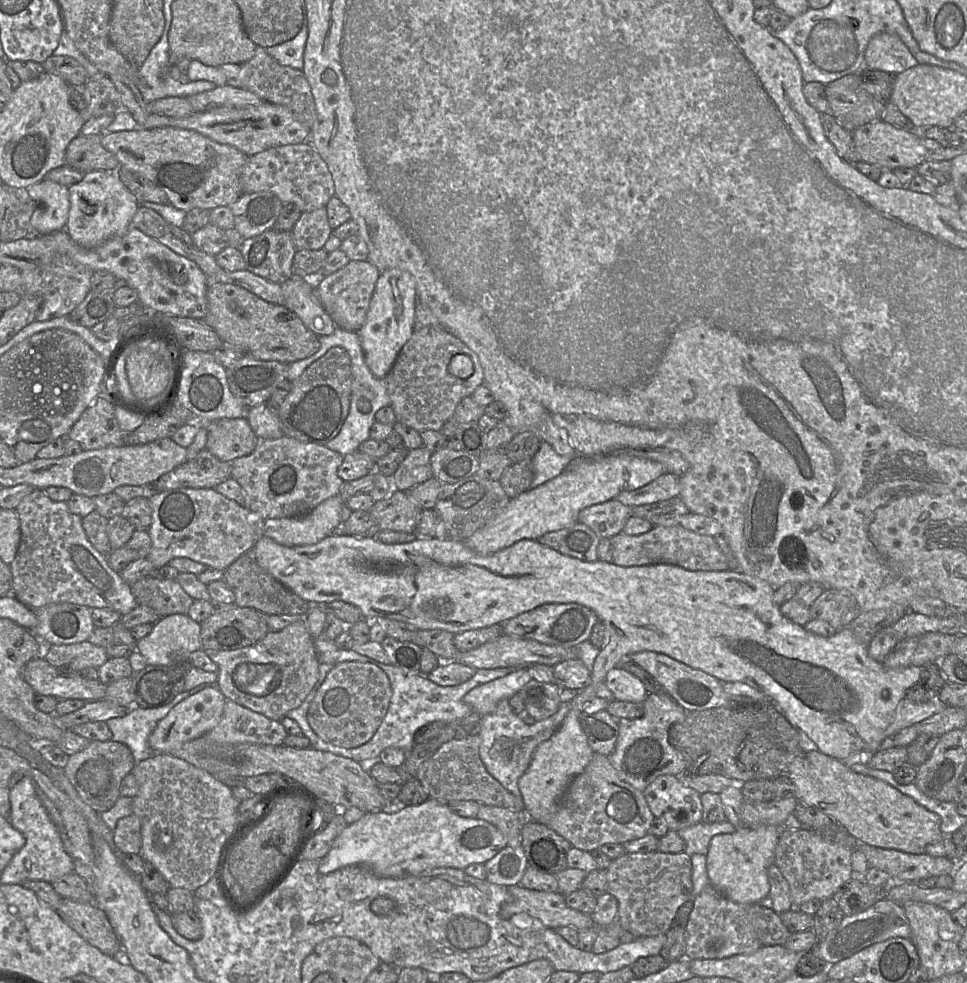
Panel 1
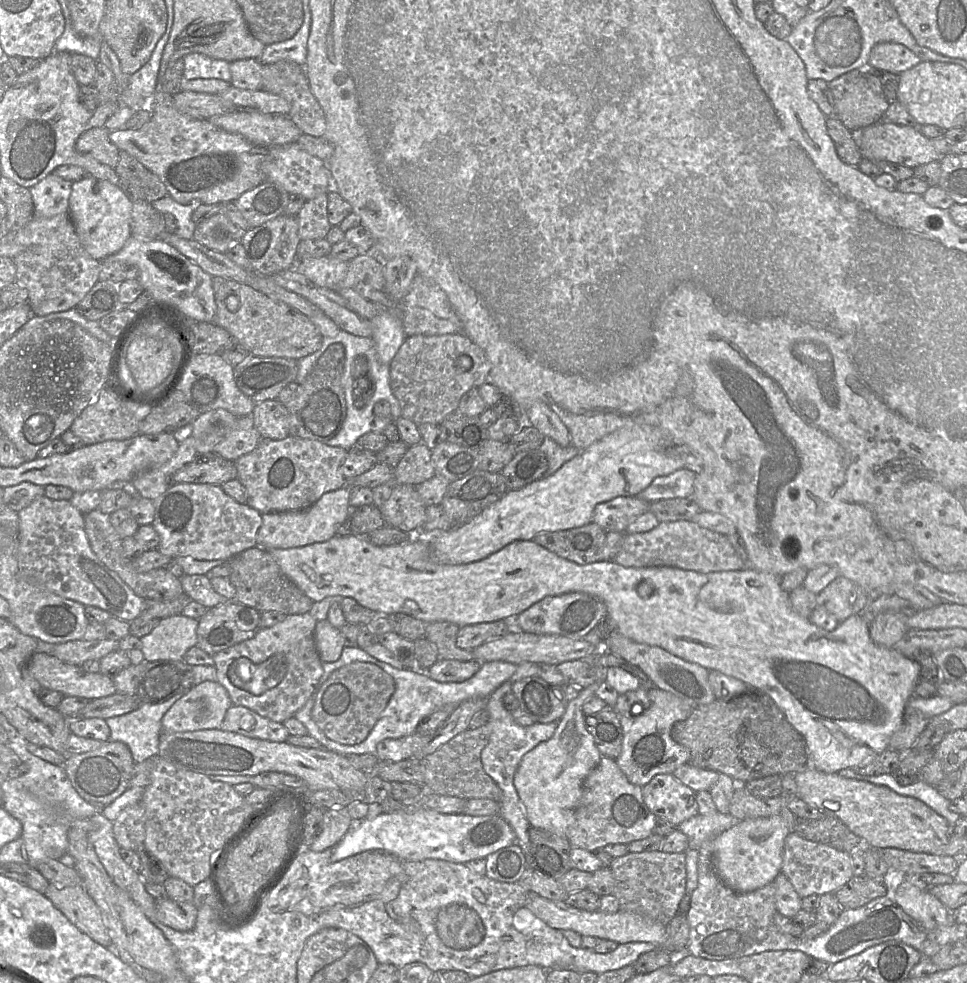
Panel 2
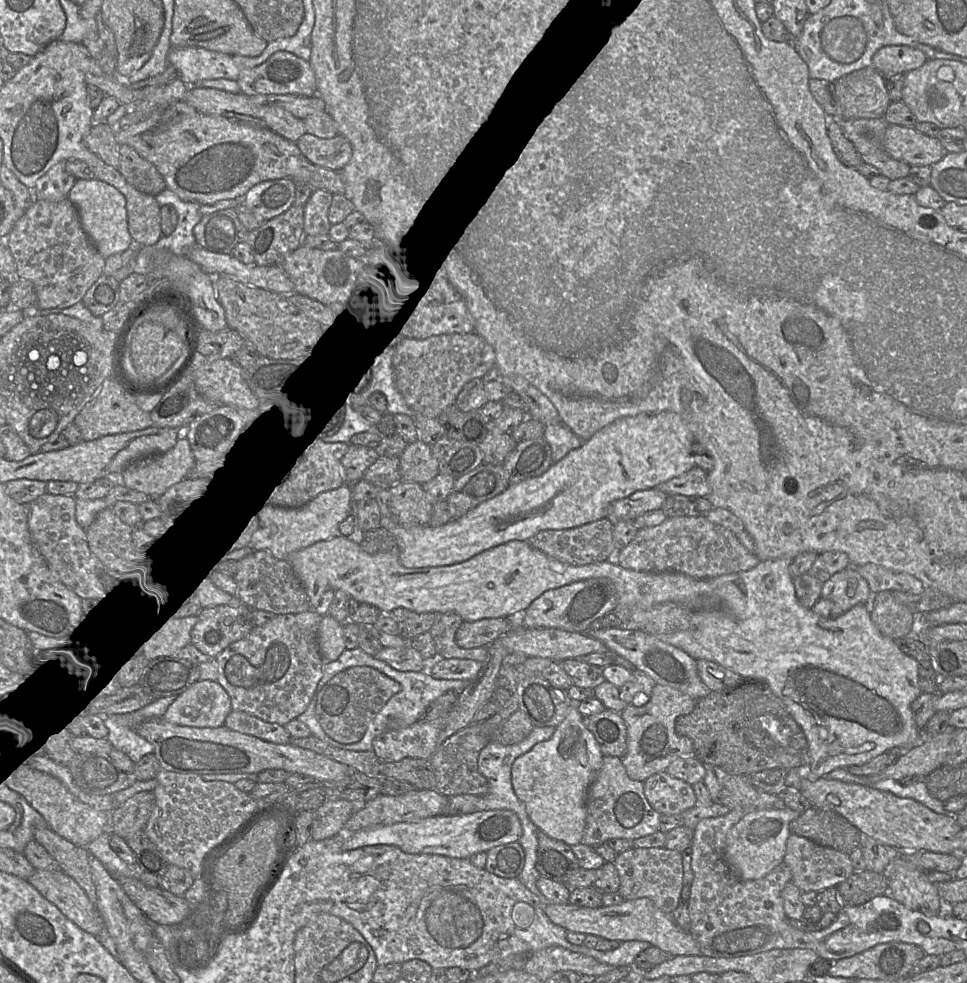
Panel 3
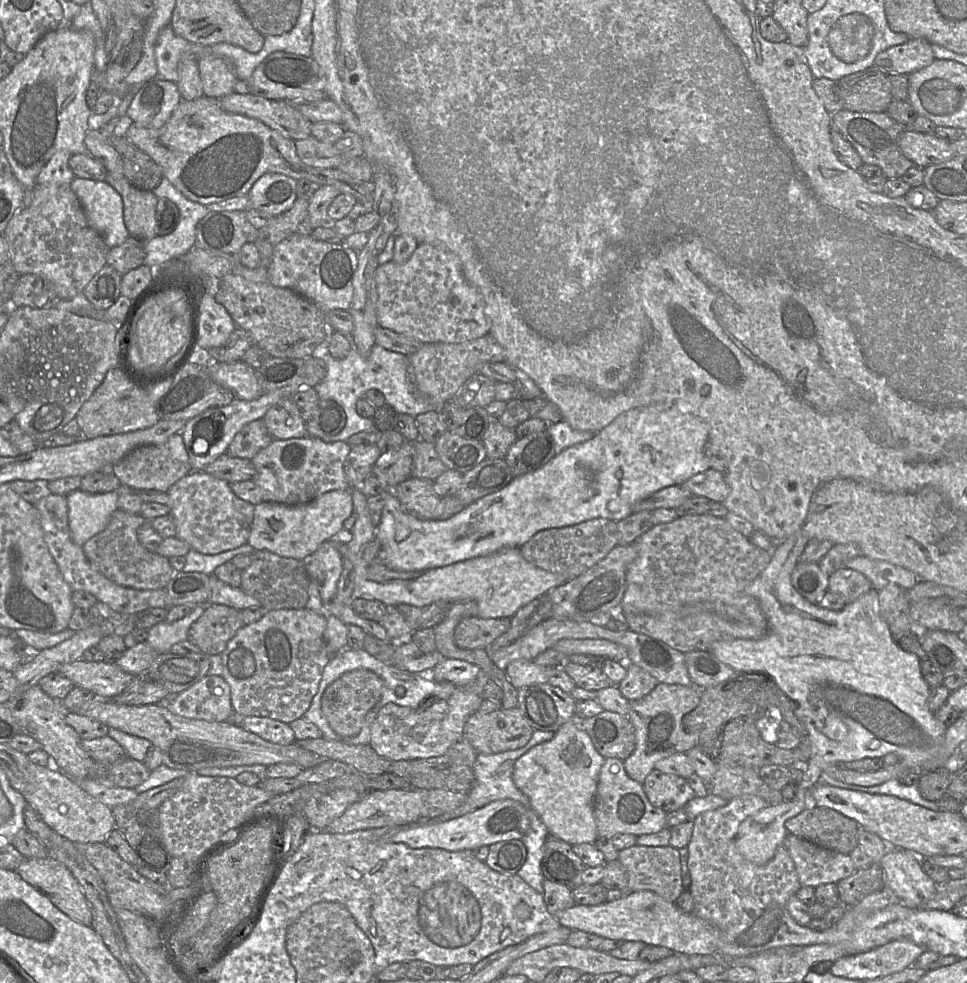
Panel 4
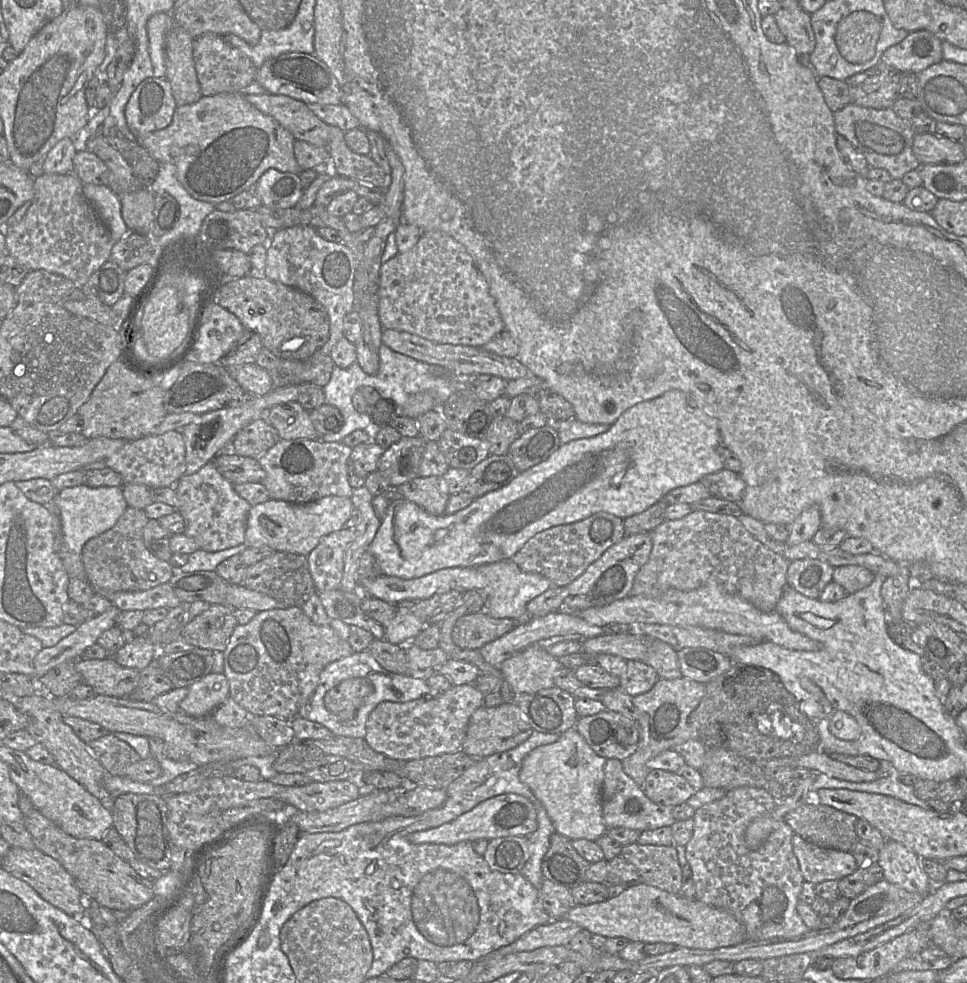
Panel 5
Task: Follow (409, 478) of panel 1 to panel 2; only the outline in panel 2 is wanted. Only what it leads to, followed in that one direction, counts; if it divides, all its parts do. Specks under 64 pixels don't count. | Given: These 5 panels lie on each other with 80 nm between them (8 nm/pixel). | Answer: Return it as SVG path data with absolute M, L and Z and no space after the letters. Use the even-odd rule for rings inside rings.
M423 442L410 446L394 471L392 484L417 486L436 475L432 451Z

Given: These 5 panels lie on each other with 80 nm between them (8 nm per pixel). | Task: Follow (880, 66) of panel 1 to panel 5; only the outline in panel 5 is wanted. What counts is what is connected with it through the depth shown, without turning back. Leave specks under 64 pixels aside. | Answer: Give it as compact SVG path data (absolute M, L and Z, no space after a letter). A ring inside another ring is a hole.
M926 30L909 32L900 43L889 47L880 59L900 73L916 74L942 60L942 41Z

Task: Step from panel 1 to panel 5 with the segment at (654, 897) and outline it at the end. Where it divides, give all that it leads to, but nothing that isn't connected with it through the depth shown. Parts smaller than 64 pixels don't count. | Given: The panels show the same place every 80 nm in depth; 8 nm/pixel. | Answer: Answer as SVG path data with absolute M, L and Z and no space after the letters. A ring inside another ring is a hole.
M636 842L623 846L620 854L637 868L641 883L679 894L683 875L675 846L642 845Z

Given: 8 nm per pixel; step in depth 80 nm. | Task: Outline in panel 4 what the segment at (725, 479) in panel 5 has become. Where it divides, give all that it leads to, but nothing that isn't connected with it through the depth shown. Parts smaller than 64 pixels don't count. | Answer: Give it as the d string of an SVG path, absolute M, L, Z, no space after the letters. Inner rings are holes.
M712 468L692 476L680 486L692 495L704 496L717 502L724 501L730 491L724 473Z

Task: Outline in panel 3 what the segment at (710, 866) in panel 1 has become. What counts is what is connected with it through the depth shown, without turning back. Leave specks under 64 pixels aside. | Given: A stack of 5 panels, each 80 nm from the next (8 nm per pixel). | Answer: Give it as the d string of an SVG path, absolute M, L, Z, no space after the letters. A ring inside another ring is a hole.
M789 807L747 812L726 836L725 860L731 871L742 880L755 880L770 873L783 862L786 842L791 833L789 824L800 814Z

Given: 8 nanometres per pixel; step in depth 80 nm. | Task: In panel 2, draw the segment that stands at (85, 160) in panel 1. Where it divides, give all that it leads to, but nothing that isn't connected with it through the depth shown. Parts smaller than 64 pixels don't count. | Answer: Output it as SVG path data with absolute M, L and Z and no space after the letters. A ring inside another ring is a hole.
M105 127L87 129L77 139L75 148L78 152L88 154L115 169L119 162L120 150L110 141L109 133Z

